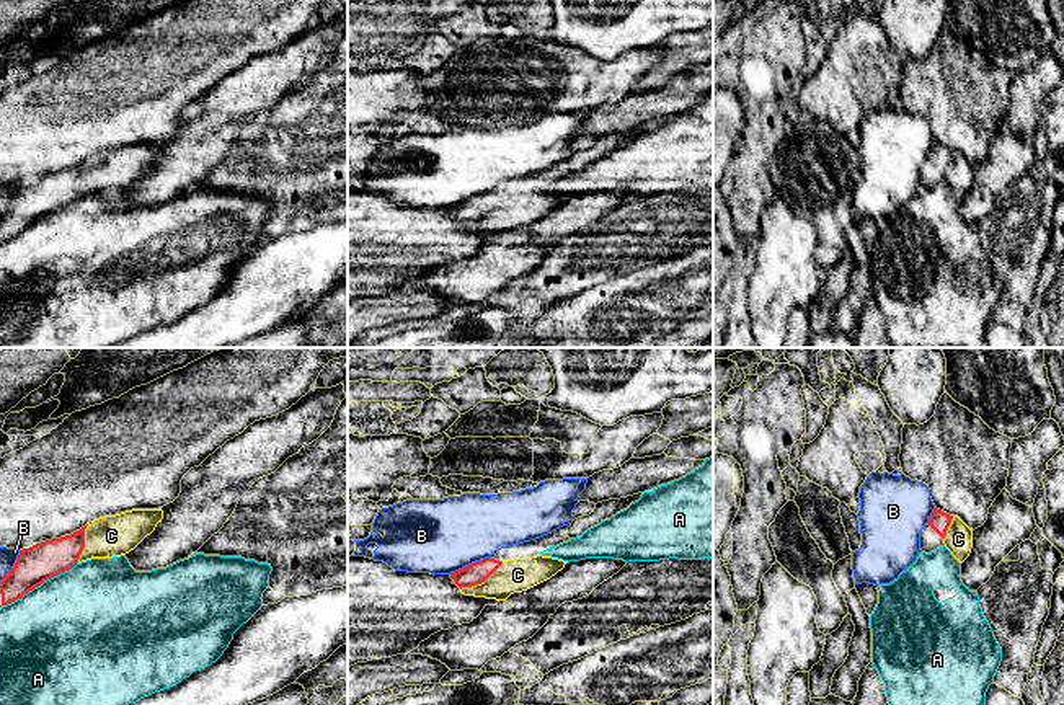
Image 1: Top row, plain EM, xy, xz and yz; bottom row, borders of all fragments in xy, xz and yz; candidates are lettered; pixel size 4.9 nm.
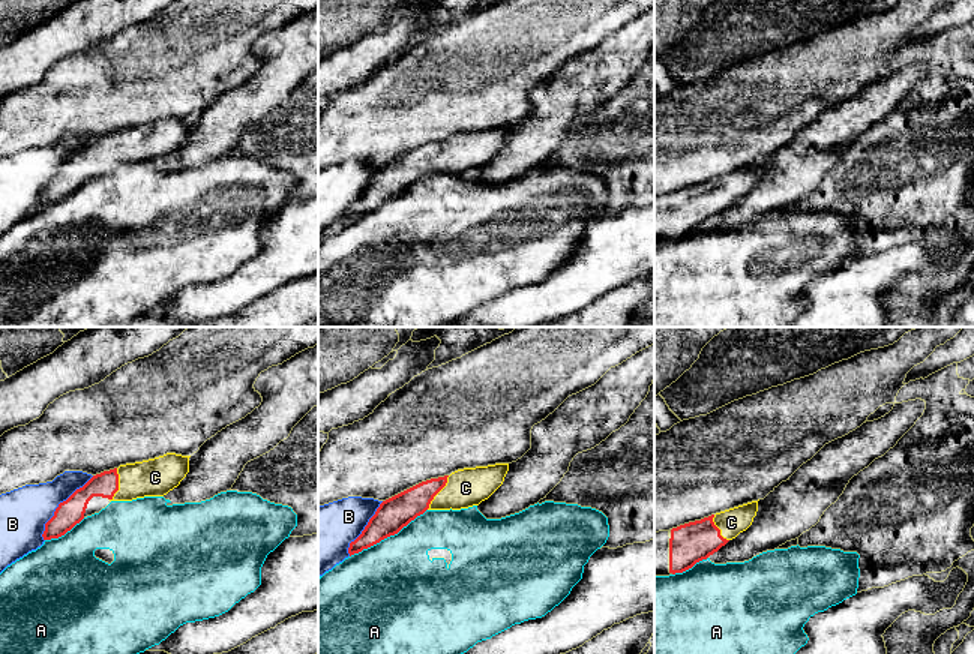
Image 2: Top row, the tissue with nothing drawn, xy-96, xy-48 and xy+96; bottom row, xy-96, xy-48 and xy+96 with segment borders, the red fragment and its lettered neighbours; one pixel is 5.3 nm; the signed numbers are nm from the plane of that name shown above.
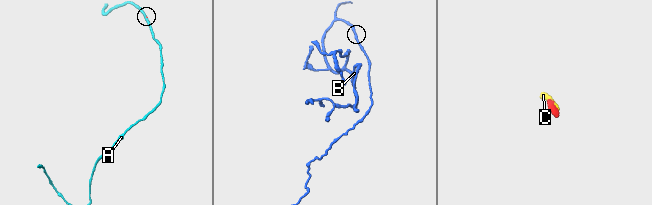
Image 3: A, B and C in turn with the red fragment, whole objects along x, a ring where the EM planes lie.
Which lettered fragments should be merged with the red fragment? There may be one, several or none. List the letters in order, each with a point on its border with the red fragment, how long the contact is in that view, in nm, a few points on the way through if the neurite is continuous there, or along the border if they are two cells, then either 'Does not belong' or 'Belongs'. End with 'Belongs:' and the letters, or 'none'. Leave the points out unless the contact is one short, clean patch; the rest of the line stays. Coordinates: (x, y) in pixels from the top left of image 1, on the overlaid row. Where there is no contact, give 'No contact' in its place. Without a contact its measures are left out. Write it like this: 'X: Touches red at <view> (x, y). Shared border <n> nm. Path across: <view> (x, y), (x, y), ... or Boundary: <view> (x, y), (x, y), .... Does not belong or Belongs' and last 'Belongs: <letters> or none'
A: Touches red at xy (39, 585). Shared border 420 nm. Does not belong
B: Touches red at xz (469, 565). Shared border 220 nm. Does not belong
C: Touches red at xz (482, 581). Shared border 260 nm. Belongs
Belongs: C

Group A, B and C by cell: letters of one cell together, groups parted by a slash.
A / B / C

